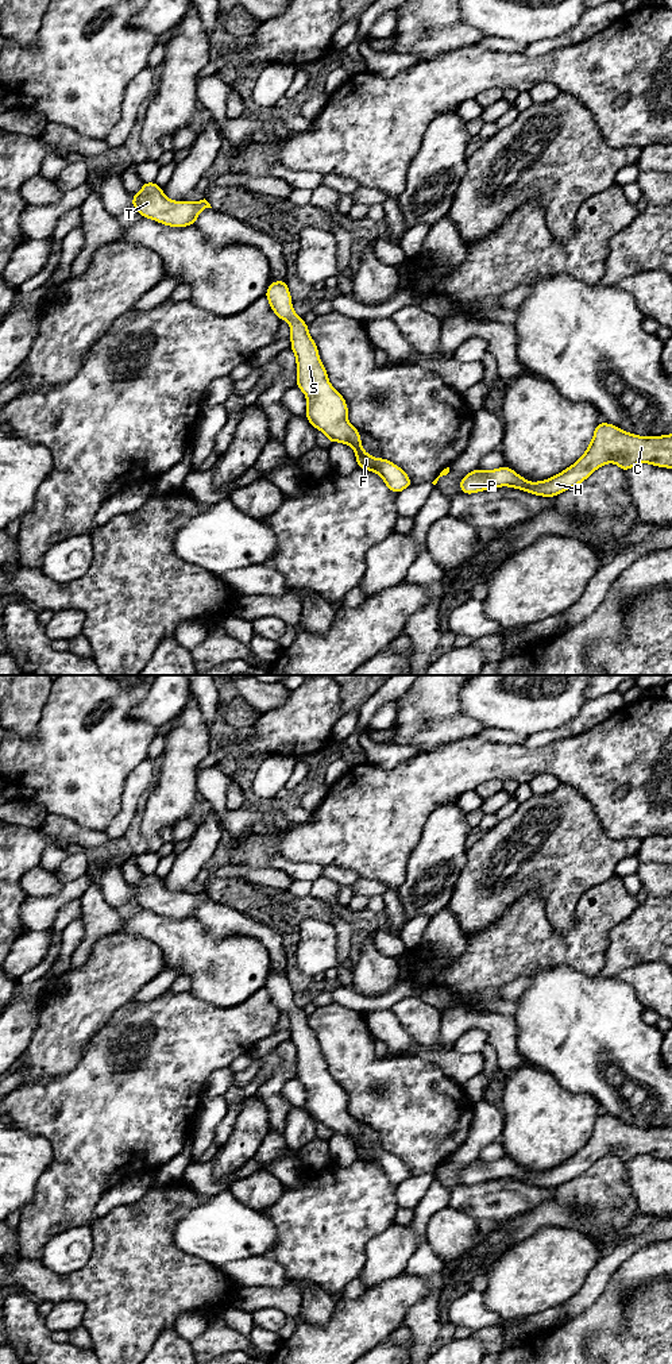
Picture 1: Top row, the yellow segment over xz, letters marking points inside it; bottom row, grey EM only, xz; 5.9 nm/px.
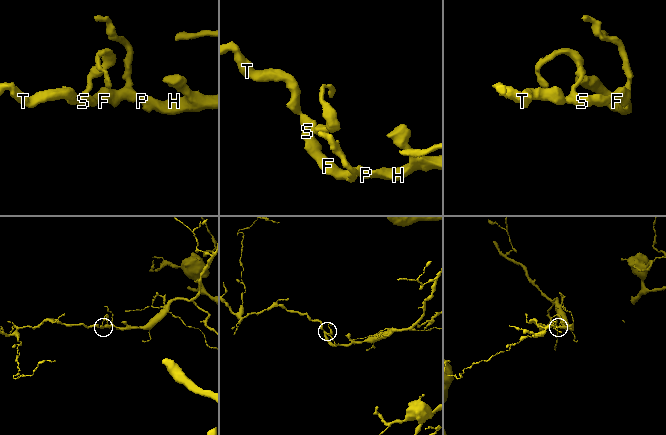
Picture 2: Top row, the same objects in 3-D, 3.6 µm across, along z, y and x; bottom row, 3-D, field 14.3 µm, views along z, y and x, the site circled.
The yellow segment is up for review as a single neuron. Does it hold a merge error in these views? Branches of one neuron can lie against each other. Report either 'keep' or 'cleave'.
keep

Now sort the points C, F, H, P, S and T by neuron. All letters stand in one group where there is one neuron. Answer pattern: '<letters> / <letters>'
C F H P S T

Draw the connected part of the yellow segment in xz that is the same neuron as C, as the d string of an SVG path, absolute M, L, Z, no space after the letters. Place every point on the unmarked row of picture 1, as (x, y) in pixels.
M599 1113L595 1118L594 1129L583 1148L557 1167L553 1167L547 1172L529 1174L507 1157L495 1161L478 1160L468 1164L460 1171L460 1184L472 1186L476 1183L484 1183L490 1179L510 1178L514 1180L525 1182L534 1187L556 1188L561 1183L569 1182L571 1179L580 1176L596 1160L611 1153L618 1156L622 1163L626 1163L640 1155L650 1155L657 1159L672 1160L672 1125L663 1128L638 1128L629 1125L613 1116Z

